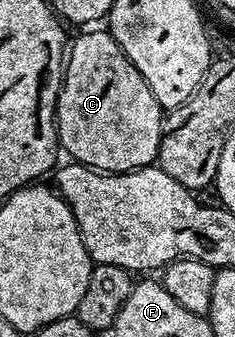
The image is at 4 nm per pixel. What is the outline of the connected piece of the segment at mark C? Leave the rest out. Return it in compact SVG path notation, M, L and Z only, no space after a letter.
M86 30L83 36L73 37L72 43L68 48L68 55L64 61L64 71L62 73L62 89L58 95L58 105L56 106L56 114L54 120L58 123L58 142L63 153L66 152L71 161L83 164L89 168L95 168L97 172L131 172L137 168L151 167L157 161L158 151L160 150L160 142L164 131L164 110L160 106L160 102L156 102L156 94L152 94L152 90L148 90L148 82L144 82L144 78L140 74L140 70L136 70L136 66L132 66L132 62L124 54L124 50L120 50L120 46L110 36L109 31L90 32L94 30Z

